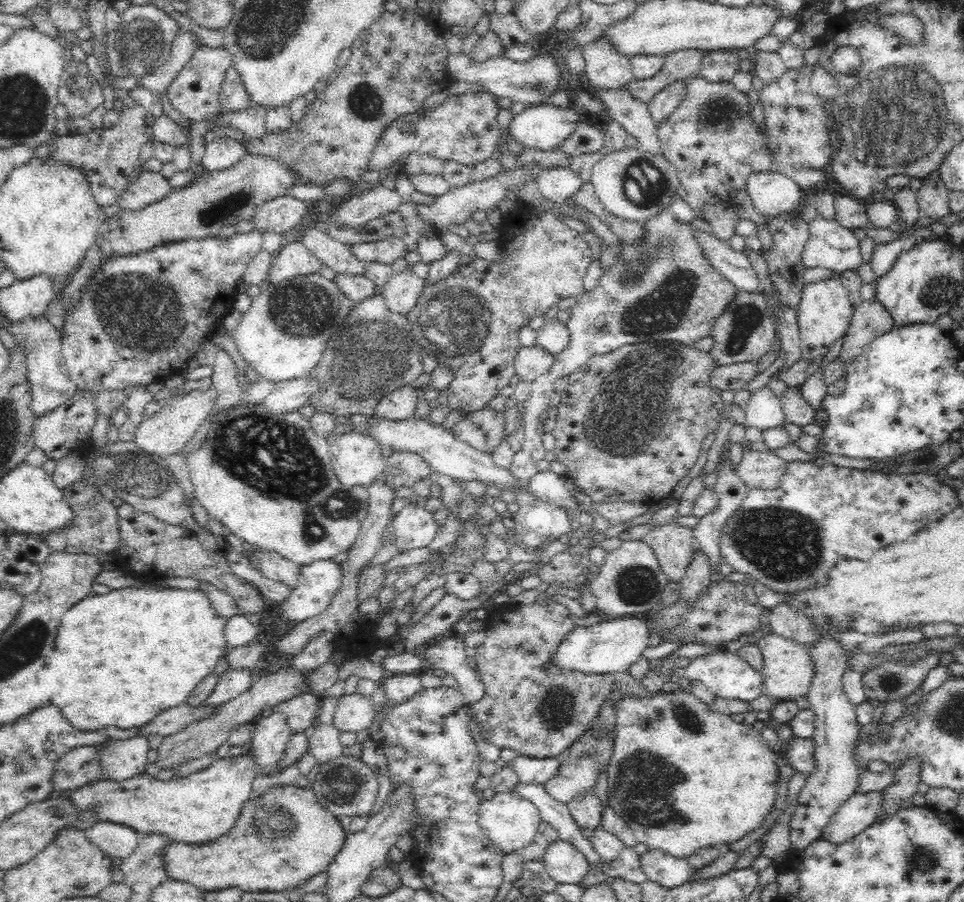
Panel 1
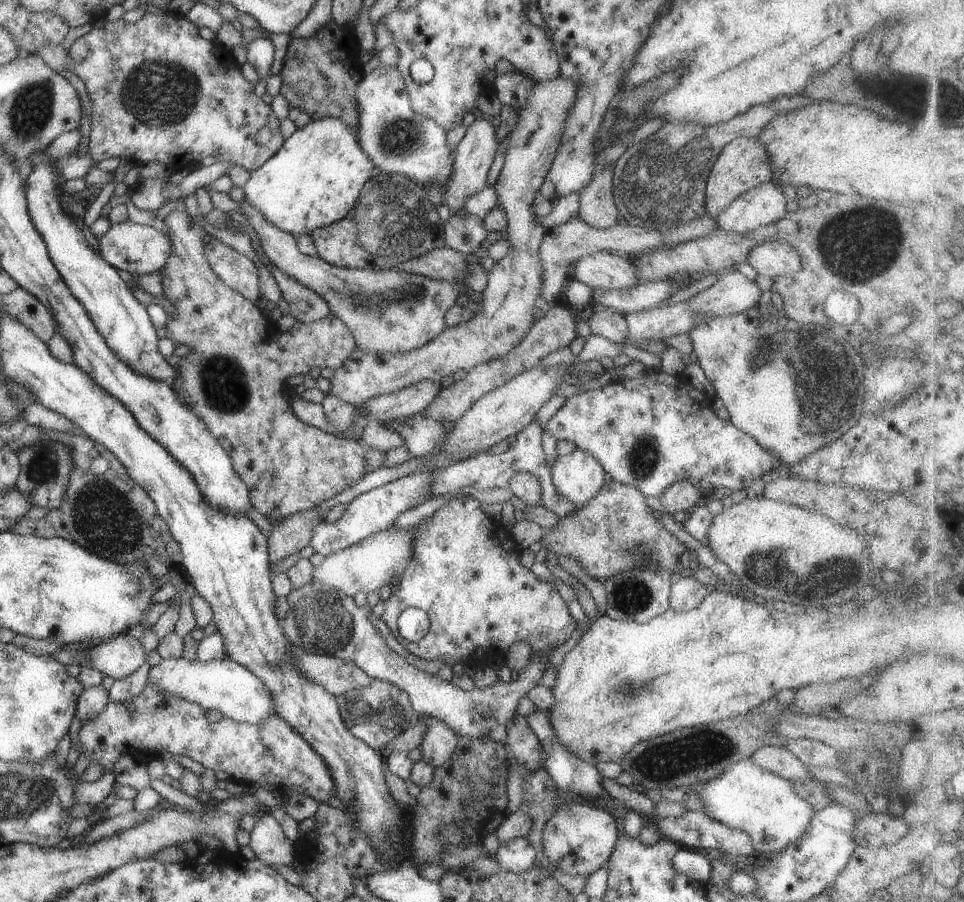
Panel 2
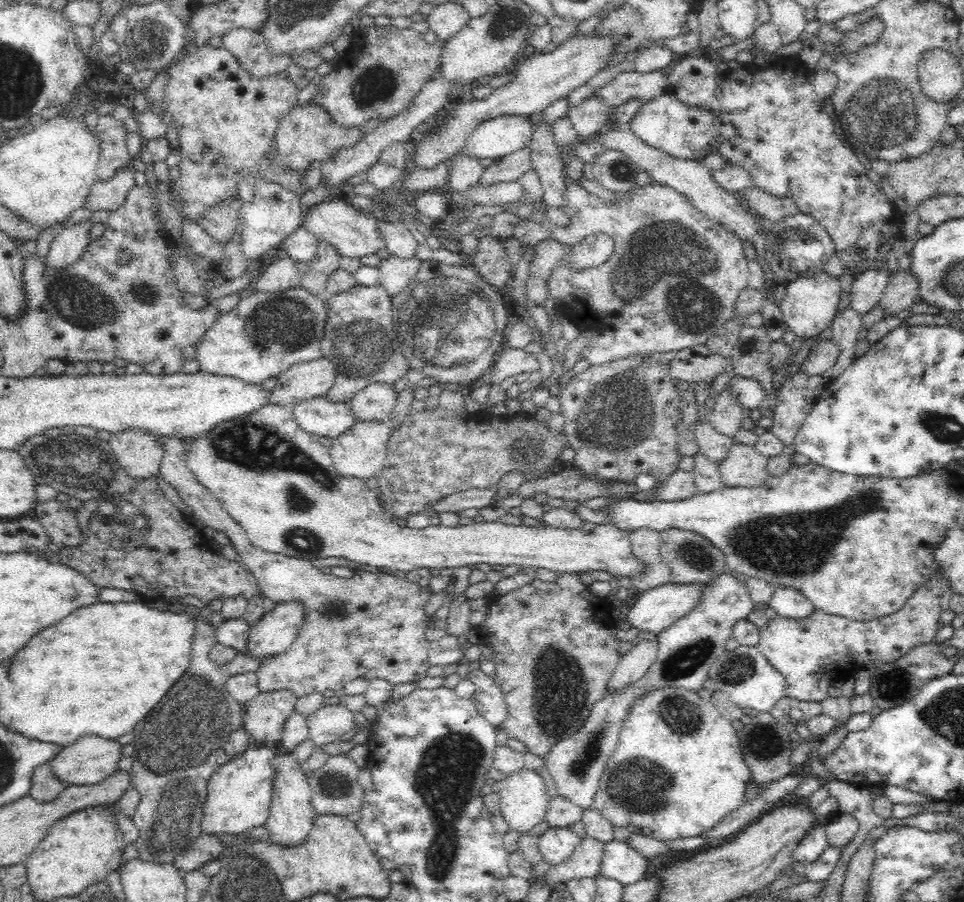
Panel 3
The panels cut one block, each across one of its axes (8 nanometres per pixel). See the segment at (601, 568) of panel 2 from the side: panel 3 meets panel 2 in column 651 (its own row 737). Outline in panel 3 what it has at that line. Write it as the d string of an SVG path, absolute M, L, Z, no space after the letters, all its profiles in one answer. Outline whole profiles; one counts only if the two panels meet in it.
M562 573L554 583L542 582L536 578L531 584L525 585L523 588L508 592L506 595L492 597L488 601L486 618L478 625L476 630L482 641L494 648L493 663L496 667L496 675L493 679L500 687L504 702L507 704L508 716L495 727L496 729L504 730L508 739L518 739L532 754L545 757L556 743L572 736L583 727L592 705L600 700L600 697L606 692L606 686L608 686L608 682L610 682L610 678L612 678L612 674L621 660L617 647L619 640L614 635L615 621L609 617L609 611L610 608L607 603L594 596L590 588L581 582L576 573Z

